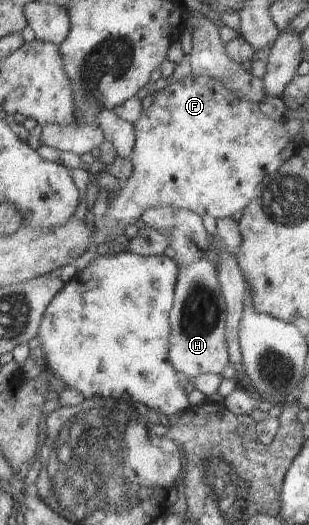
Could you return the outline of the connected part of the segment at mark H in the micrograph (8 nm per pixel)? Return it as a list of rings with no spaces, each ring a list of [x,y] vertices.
[[[205,257],[196,259],[193,263],[179,266],[174,292],[174,304],[170,311],[171,335],[168,358],[177,373],[183,373],[185,377],[192,380],[203,373],[219,373],[221,375],[228,372],[230,361],[225,335],[226,311],[228,309],[223,290],[218,282],[216,267]]]

